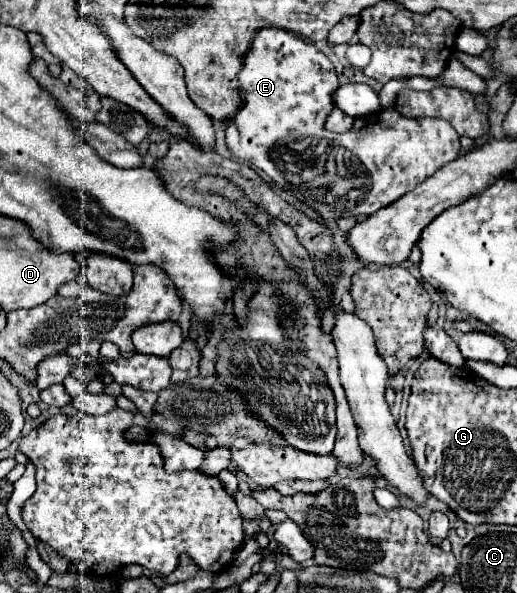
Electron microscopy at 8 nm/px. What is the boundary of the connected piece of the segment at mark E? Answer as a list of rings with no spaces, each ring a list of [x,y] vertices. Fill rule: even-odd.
[[[263,28],[257,32],[247,56],[245,56],[245,62],[243,62],[243,70],[238,74],[239,86],[241,88],[241,94],[244,98],[245,106],[241,106],[237,110],[237,114],[229,120],[229,126],[227,126],[227,146],[231,150],[231,154],[235,158],[239,158],[241,162],[249,162],[253,168],[261,170],[267,178],[273,180],[273,184],[281,190],[289,190],[293,192],[295,198],[299,198],[301,202],[309,204],[311,208],[315,208],[325,220],[329,218],[345,218],[345,216],[359,216],[359,214],[373,214],[385,206],[389,206],[391,202],[399,200],[403,194],[411,192],[415,186],[419,186],[425,178],[433,176],[441,166],[453,162],[459,152],[461,152],[461,144],[459,144],[459,134],[455,132],[455,128],[451,124],[447,124],[447,120],[443,118],[405,118],[401,116],[395,108],[387,108],[383,112],[375,112],[371,116],[365,118],[365,128],[361,130],[351,130],[351,132],[345,132],[345,134],[335,134],[335,132],[329,132],[325,128],[325,120],[329,116],[329,112],[333,110],[333,94],[335,90],[339,88],[339,82],[337,82],[337,74],[335,74],[335,68],[333,64],[329,62],[329,58],[325,54],[321,54],[311,42],[305,42],[301,40],[299,36],[291,34],[291,32],[285,32],[281,28]]]

